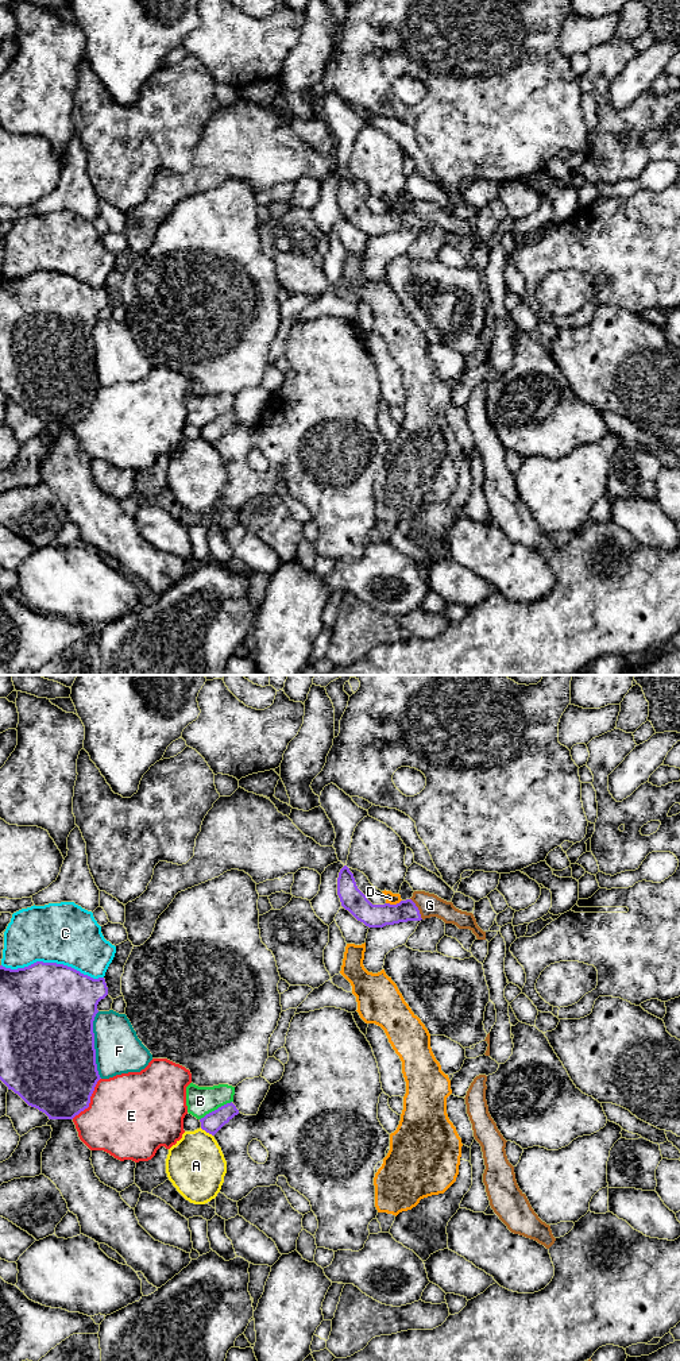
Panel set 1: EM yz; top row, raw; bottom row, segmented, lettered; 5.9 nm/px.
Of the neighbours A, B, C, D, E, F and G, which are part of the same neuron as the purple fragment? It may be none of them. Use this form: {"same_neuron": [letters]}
{"same_neuron": ["G"]}

